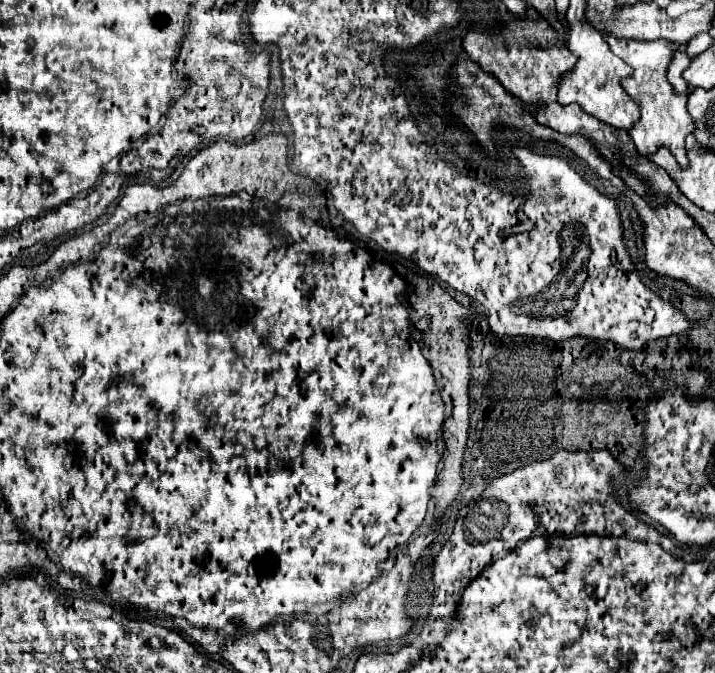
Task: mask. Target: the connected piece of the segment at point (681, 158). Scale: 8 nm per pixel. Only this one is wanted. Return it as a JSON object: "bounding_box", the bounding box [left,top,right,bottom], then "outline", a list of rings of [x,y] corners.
{"bounding_box":[603,34,695,168],"outline":[[[603,34],[605,42],[609,44],[611,52],[615,56],[619,56],[621,60],[625,60],[631,68],[633,74],[621,80],[623,90],[639,104],[639,112],[641,118],[639,122],[629,130],[629,136],[635,142],[635,148],[639,154],[649,156],[655,152],[655,148],[667,148],[675,160],[679,162],[679,166],[687,168],[689,160],[685,156],[685,136],[693,132],[695,124],[691,122],[689,114],[687,114],[687,94],[679,96],[671,90],[671,84],[667,82],[667,66],[673,58],[673,50],[677,46],[671,46],[671,42],[667,40],[653,40],[653,42],[637,42],[637,40],[617,40],[609,34]]]}

